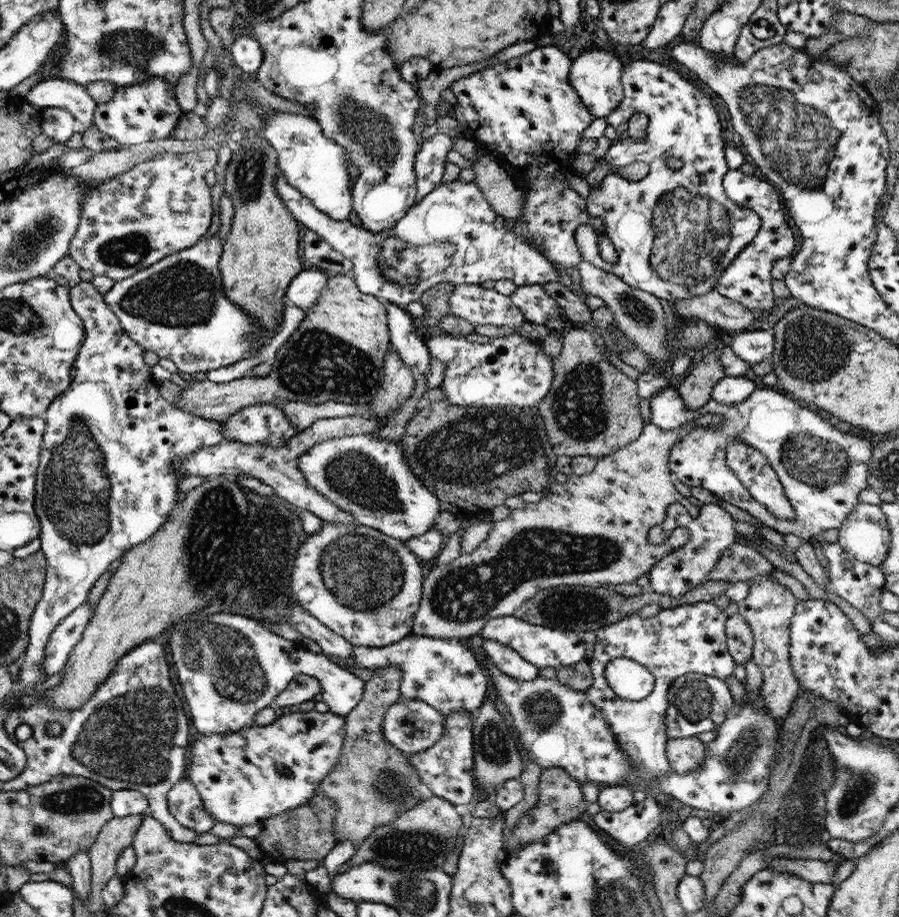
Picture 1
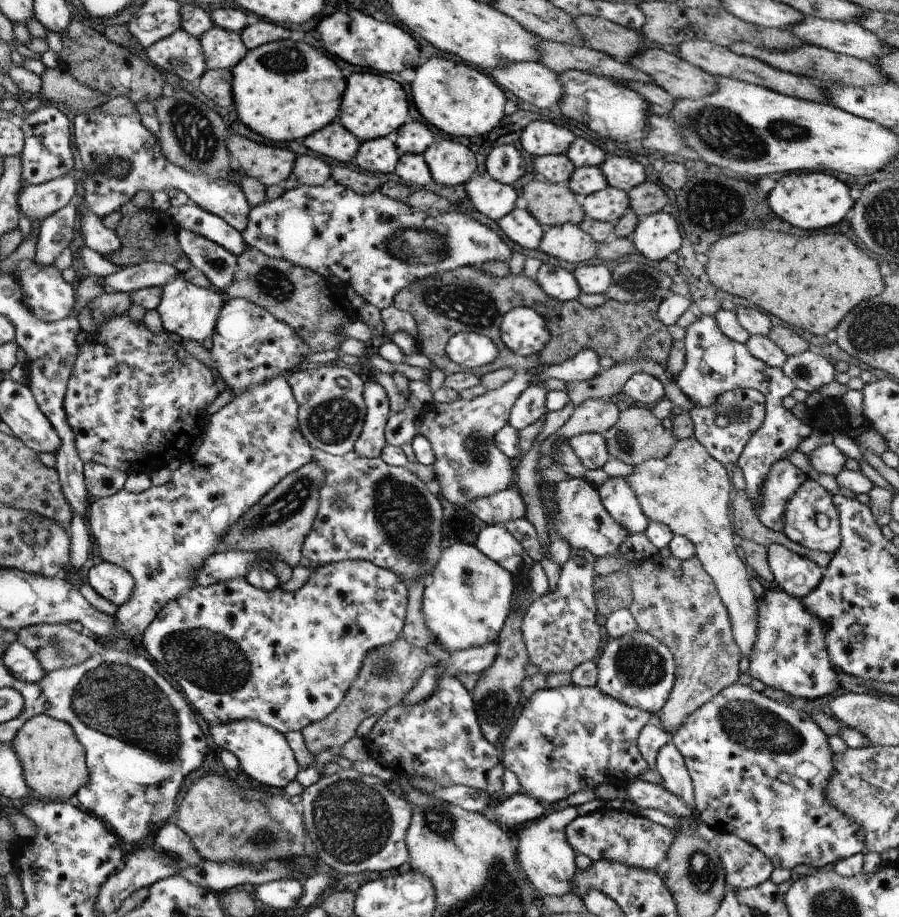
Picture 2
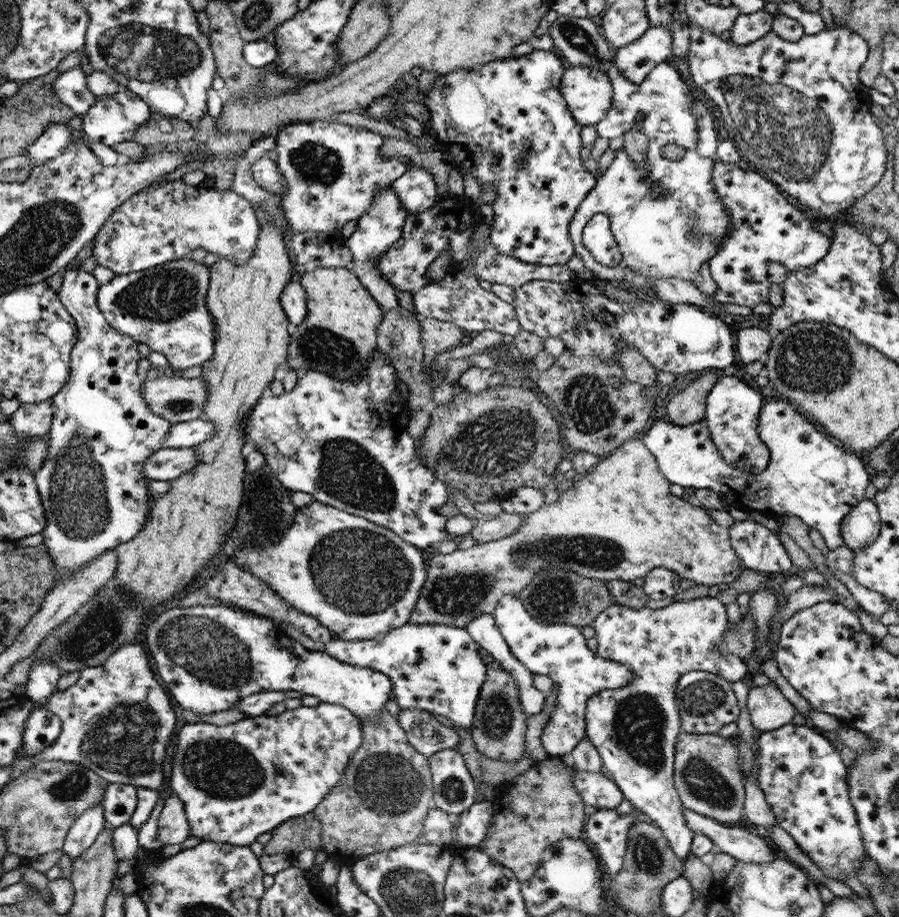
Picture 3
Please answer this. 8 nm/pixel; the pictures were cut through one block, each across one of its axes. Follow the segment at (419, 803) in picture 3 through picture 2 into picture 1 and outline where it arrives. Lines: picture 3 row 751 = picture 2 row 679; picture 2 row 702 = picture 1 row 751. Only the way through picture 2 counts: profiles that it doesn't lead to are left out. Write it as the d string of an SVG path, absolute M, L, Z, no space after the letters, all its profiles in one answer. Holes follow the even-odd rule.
M396 665L374 669L374 675L365 682L361 703L346 717L346 738L338 766L319 786L319 790L338 807L334 838L338 842L350 840L356 850L372 836L374 829L430 795L416 769L410 765L407 754L384 741L384 716L401 696L402 677L403 672Z

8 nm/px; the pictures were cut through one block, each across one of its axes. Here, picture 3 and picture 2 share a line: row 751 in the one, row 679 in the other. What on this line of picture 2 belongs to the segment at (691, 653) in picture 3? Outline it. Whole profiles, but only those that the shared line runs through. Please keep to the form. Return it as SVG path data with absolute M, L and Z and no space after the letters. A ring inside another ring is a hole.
M636 630L604 644L604 652L598 660L598 683L596 687L611 698L646 713L657 714L666 705L675 684L676 666L672 652L653 635Z

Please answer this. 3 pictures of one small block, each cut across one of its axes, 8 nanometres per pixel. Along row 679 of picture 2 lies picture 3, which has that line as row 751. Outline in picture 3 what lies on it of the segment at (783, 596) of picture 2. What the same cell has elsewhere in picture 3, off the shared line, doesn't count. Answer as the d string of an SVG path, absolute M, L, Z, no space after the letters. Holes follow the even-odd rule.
M790 723L756 736L752 750L758 760L758 787L764 792L777 825L792 836L798 848L822 870L824 878L844 883L846 878L858 875L864 858L868 857L867 849L850 800L847 766L833 744L814 728Z

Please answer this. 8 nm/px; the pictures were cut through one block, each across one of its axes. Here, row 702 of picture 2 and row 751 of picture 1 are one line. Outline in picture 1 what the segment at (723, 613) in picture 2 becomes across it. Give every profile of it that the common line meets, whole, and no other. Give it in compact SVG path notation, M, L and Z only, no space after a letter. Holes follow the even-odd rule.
M694 737L668 739L666 757L670 762L670 769L676 774L690 774L702 766L706 758L708 744L702 743Z

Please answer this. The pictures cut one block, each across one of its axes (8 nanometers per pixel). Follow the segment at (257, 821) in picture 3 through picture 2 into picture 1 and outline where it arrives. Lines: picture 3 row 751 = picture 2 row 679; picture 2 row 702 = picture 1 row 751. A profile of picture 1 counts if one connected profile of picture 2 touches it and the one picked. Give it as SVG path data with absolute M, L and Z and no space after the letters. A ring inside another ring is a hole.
M294 709L288 715L282 715L270 725L254 725L252 729L244 729L238 733L228 733L224 735L212 734L204 735L196 733L194 745L190 747L190 773L188 774L189 782L194 784L194 788L201 794L202 802L205 809L215 818L215 822L225 822L233 824L238 830L240 826L245 824L262 823L266 818L285 813L287 810L297 809L312 800L314 793L319 790L321 782L326 776L338 766L338 759L342 756L342 746L345 744L346 738L346 717L334 715L333 713L320 714L320 712L301 712Z

